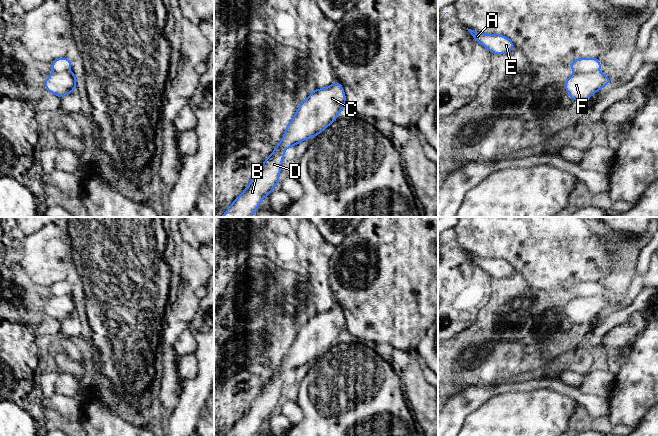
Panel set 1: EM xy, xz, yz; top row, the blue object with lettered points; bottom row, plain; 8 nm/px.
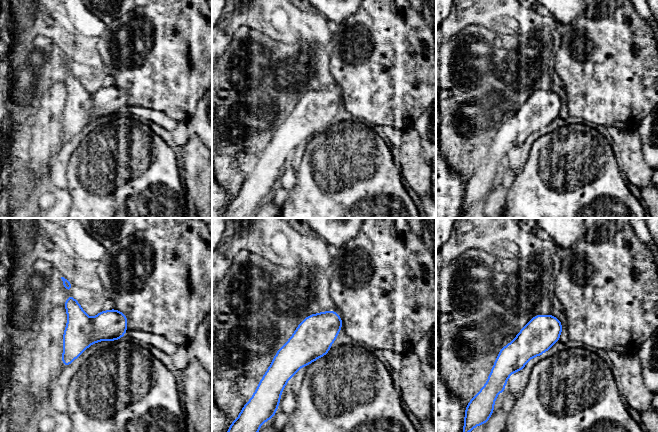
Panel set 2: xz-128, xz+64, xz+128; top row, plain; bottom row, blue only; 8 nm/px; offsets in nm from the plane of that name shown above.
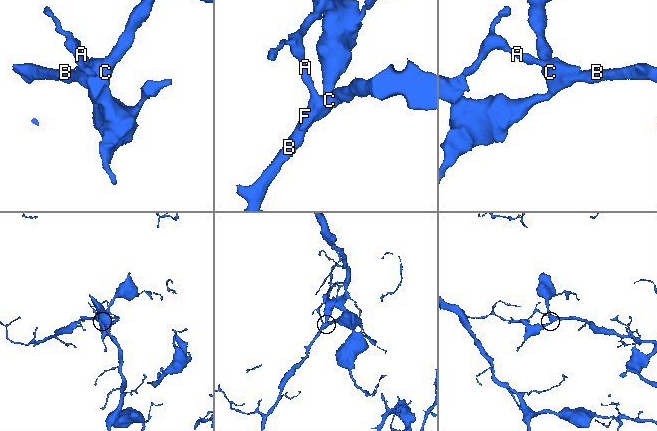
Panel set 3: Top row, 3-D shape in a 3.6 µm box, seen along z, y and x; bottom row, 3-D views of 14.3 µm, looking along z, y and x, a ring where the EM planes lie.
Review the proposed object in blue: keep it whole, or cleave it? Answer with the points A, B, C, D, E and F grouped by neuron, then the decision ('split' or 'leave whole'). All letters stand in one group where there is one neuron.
groups A E / B C D F; split

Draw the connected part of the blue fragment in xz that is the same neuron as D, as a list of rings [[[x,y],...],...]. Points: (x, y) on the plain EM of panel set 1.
[[[340,306],[315,313],[298,331],[284,356],[284,367],[275,370],[246,413],[225,436],[255,436],[265,420],[278,409],[281,387],[286,372],[308,362],[315,362],[336,343],[346,330],[346,320]]]

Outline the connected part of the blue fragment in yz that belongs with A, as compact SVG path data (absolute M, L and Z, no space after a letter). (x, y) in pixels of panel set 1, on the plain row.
M468 253L475 265L485 270L492 278L506 278L514 273L514 267L506 260L499 258L482 258Z

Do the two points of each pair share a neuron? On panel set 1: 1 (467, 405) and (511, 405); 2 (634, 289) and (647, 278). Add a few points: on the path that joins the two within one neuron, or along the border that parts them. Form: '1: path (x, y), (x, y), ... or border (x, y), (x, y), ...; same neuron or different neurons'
1: border (492, 396), (472, 411), (463, 421); different neurons
2: path (637, 286), (644, 280); same neuron

